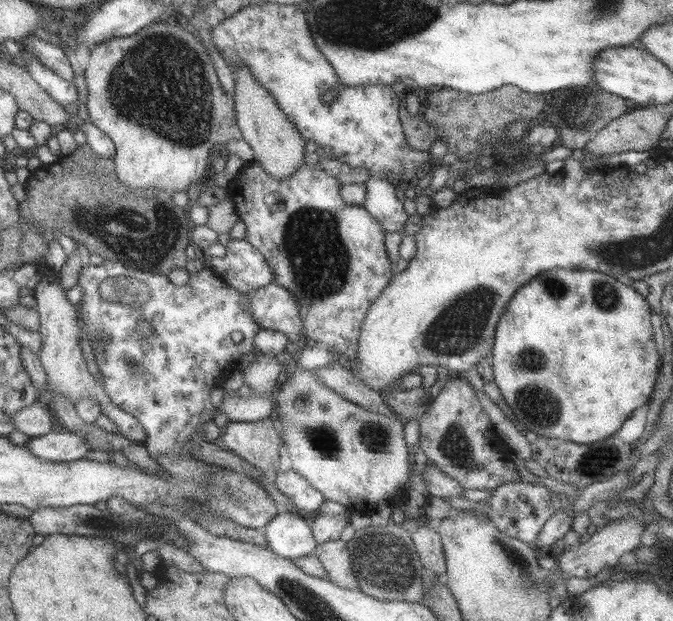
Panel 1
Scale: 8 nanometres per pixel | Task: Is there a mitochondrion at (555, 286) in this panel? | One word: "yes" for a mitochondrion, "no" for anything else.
yes

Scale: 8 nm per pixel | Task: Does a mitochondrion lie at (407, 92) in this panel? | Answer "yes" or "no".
no

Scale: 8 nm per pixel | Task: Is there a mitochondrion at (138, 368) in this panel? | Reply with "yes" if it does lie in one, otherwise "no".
yes

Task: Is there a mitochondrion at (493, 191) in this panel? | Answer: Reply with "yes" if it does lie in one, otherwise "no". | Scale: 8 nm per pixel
no

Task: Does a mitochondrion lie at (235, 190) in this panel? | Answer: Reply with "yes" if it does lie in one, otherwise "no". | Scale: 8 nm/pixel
no

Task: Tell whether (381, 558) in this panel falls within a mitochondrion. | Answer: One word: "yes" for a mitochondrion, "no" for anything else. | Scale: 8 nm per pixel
yes

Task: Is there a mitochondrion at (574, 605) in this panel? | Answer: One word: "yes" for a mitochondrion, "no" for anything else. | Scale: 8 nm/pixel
no

